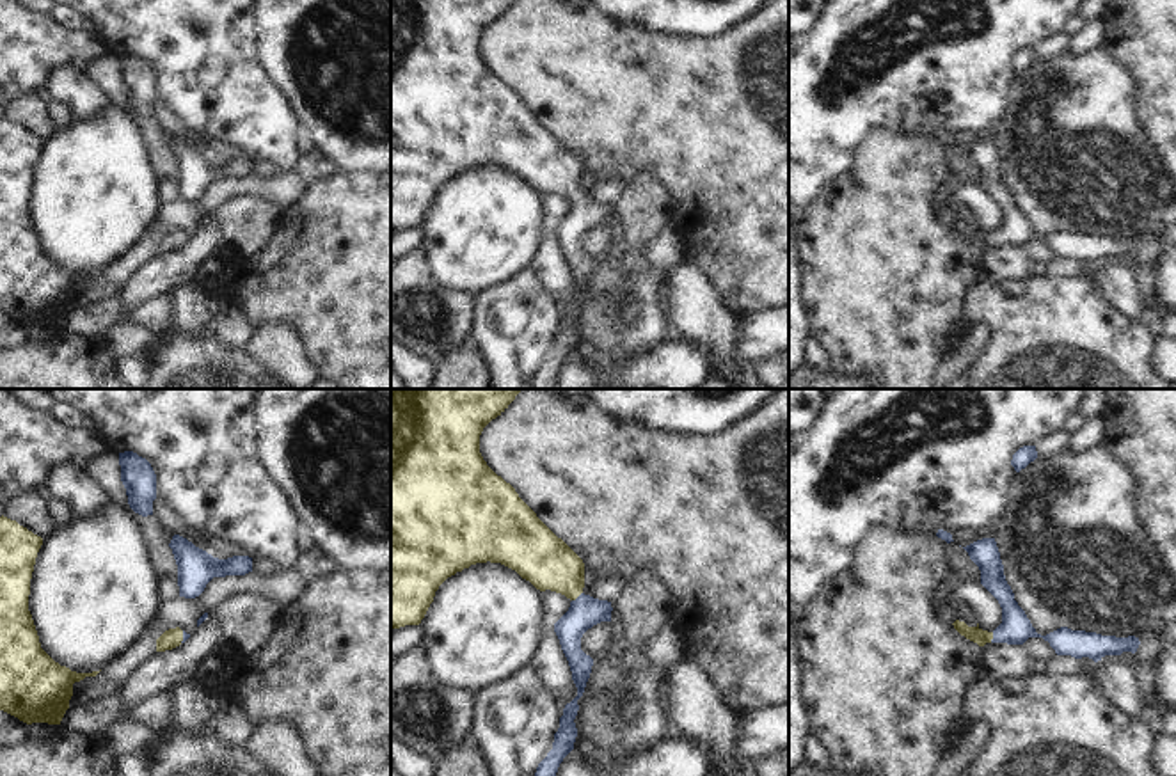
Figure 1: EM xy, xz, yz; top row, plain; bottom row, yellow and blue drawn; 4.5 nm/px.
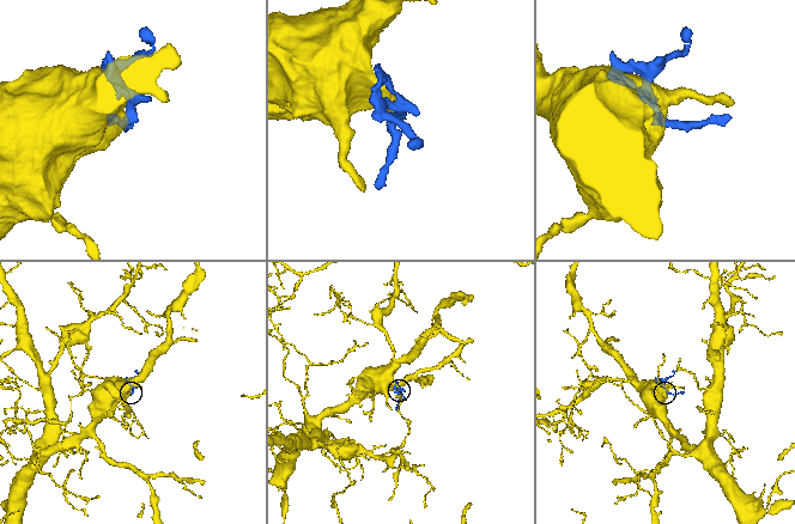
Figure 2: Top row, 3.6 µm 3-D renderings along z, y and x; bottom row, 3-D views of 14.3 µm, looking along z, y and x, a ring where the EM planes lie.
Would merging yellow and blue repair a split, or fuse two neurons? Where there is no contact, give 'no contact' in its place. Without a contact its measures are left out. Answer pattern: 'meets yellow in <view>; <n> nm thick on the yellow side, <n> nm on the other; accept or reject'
meets yellow in xz; 240 nm thick on the yellow side, 150 nm on the other; accept

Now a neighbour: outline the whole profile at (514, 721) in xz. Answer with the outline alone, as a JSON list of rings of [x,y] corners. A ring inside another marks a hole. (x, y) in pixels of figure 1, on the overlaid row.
[[[529,664],[476,691],[471,739],[485,756],[489,776],[535,776],[538,764],[552,749],[556,732],[558,696],[540,682]]]

